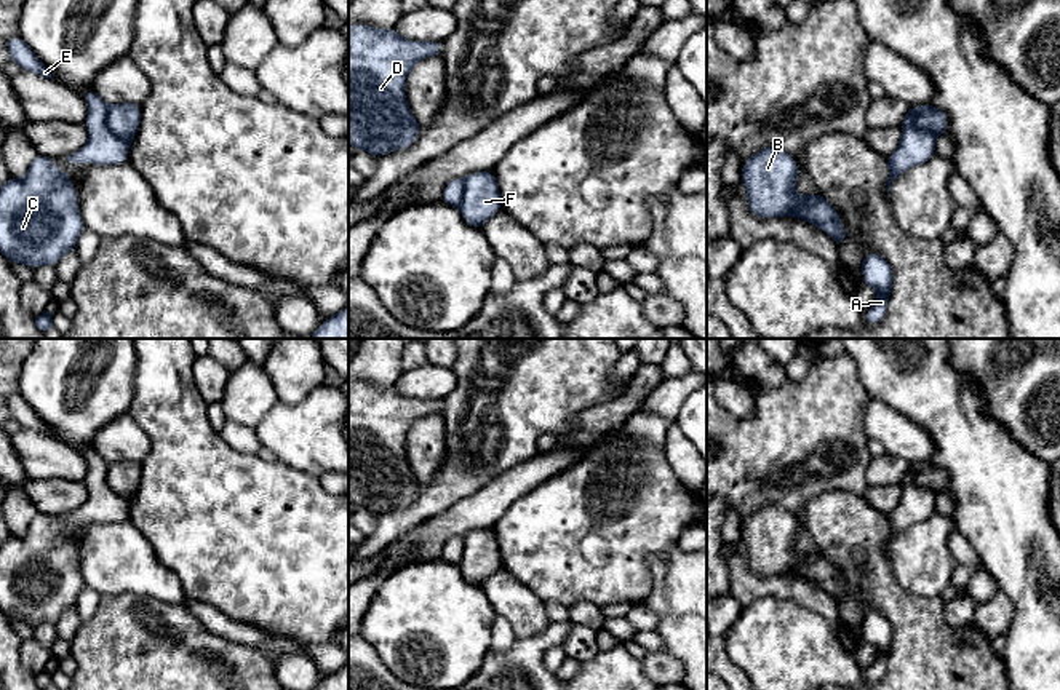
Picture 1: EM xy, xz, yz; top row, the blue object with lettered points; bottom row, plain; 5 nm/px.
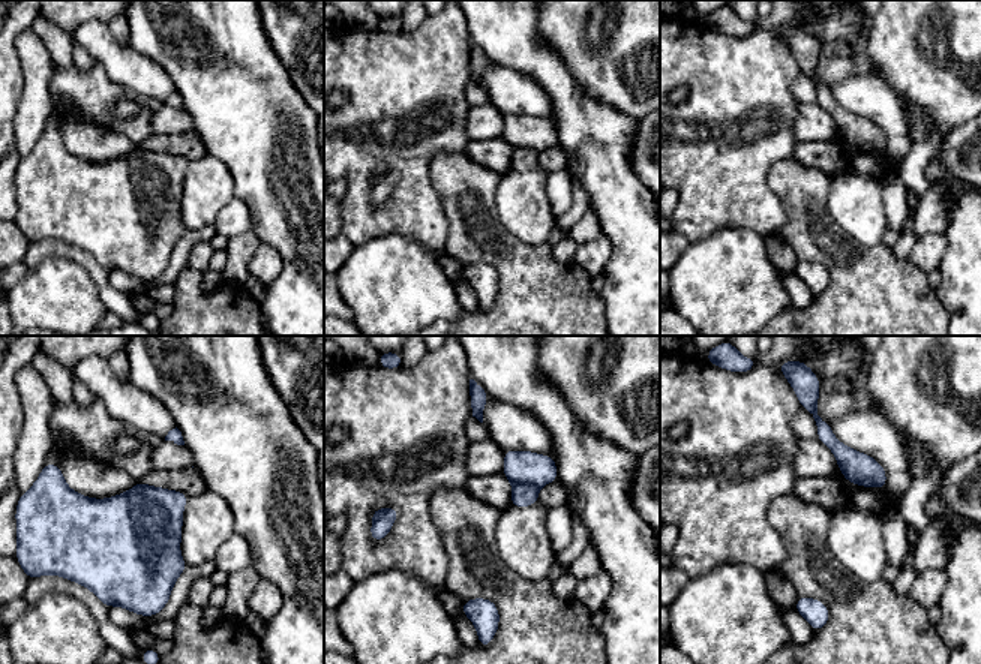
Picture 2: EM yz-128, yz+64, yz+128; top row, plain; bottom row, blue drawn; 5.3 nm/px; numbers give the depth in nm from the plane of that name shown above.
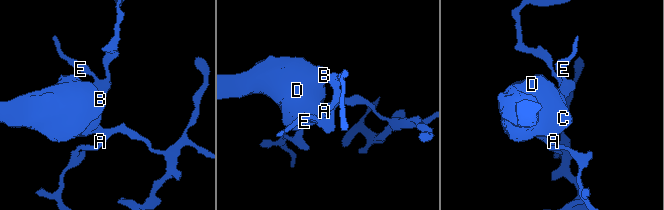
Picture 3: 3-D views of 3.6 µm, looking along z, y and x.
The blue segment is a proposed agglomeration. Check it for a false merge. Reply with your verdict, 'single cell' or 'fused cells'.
fused cells

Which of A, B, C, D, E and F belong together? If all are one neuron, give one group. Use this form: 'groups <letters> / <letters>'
groups A B C D E / F

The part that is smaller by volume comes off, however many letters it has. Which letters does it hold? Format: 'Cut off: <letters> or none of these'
Cut off: F

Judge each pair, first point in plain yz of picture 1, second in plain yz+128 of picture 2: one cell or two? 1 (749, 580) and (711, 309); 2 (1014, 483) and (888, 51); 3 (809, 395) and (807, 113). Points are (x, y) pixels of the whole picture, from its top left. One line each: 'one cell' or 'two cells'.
1: two cells
2: two cells
3: two cells

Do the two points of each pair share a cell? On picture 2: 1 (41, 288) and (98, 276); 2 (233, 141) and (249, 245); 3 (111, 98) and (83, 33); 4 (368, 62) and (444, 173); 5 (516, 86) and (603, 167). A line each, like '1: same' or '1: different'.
1: different
2: different
3: different
4: different
5: different

